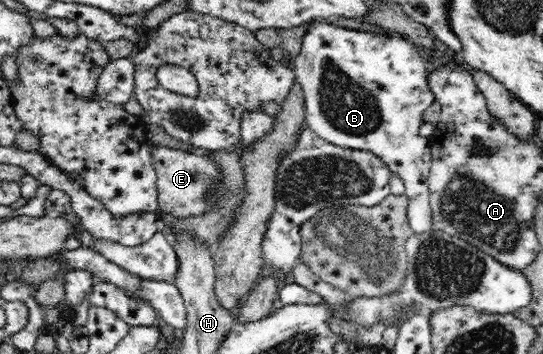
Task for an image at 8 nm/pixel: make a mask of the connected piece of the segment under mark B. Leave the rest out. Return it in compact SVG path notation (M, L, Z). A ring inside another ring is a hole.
M313 19L303 36L300 53L289 60L303 92L305 126L332 145L375 154L391 172L398 174L403 179L404 194L408 198L407 219L416 234L432 231L428 188L432 156L428 139L419 135L419 126L423 123L424 110L436 102L429 85L429 63L419 50L420 47L407 37L393 31L386 35L352 31L337 27L329 20Z

